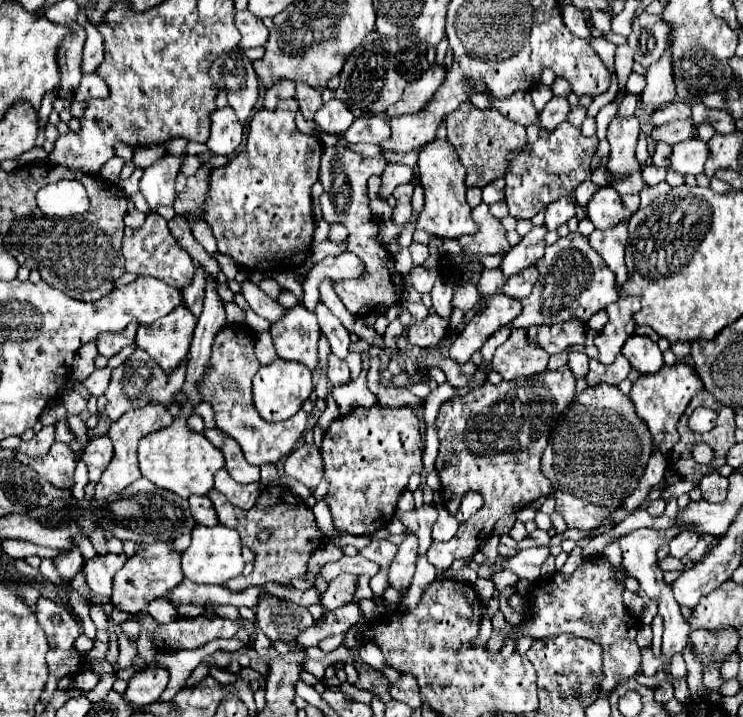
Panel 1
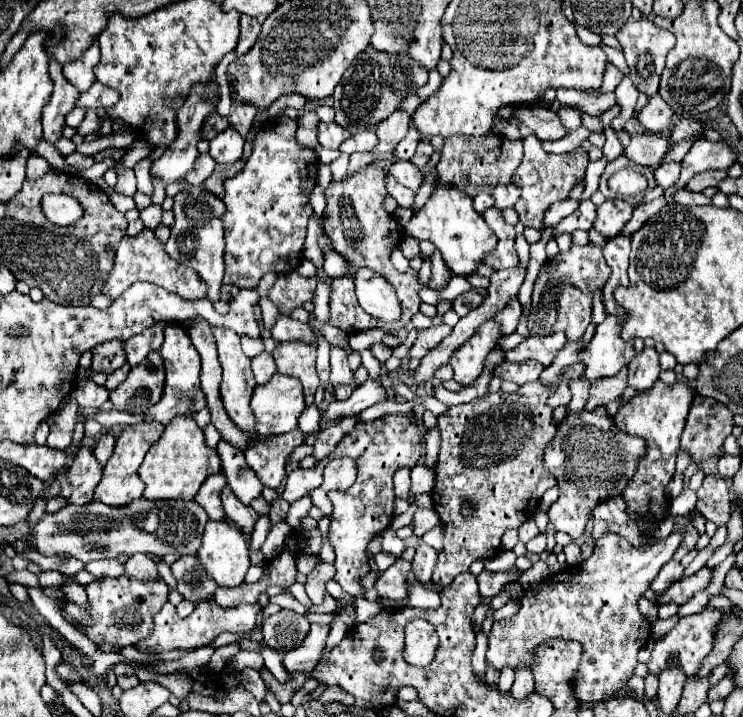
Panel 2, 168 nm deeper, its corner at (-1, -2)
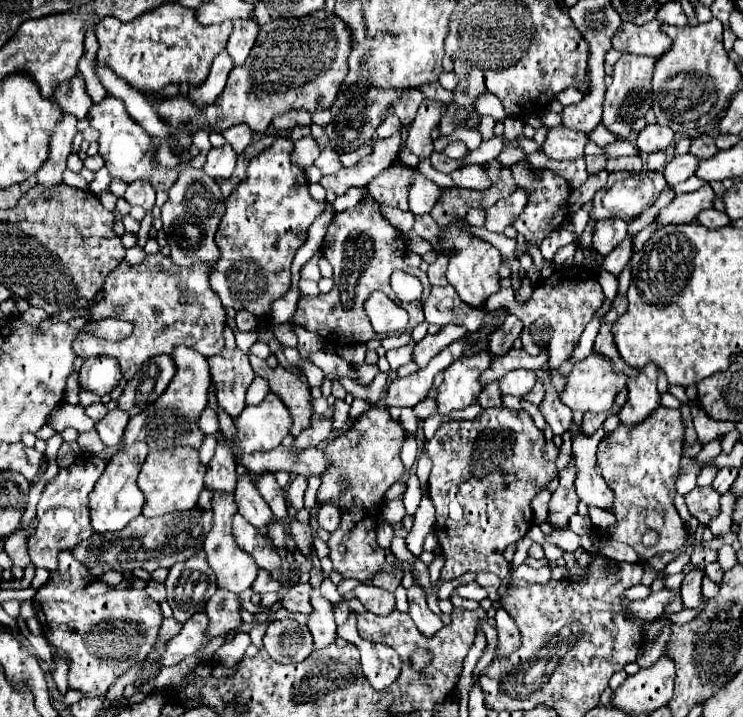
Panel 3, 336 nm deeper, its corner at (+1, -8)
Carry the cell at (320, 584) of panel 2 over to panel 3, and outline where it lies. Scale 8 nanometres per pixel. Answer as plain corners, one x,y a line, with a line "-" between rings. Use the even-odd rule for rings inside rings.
305,583
305,585
295,585
295,587
289,587
281,605
289,611
299,611
299,613
305,613
305,615
311,615
313,613
313,605
311,605
311,591
313,591
313,585

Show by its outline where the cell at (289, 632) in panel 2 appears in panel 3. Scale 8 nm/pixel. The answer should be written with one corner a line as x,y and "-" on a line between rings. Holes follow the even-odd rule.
289,621
269,623
265,637
265,651
277,663
297,663
311,655
311,633
303,625

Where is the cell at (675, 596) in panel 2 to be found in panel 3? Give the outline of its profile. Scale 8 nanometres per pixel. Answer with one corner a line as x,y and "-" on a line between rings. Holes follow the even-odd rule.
663,587
661,591
651,593
647,599
629,603
627,609
629,609
631,617
643,619
643,621
651,621
651,619
663,615
665,605
669,605
669,603
675,601
675,599
681,599
681,589
669,589
669,587

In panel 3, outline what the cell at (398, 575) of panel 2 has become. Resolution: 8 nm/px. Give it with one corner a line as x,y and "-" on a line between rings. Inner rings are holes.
357,585
355,587
355,595
375,615
387,615
387,613
391,613
391,609
395,609
395,595
393,595
393,591
387,591
383,587

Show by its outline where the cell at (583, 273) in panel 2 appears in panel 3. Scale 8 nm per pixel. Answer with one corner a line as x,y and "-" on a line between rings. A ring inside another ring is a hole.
579,267
571,271
555,271
549,279
543,281
543,285
535,285
531,297
525,303
519,305
507,303
507,311
511,311
523,321
521,333
523,349
531,355
547,351
549,353
547,367
555,371
573,355
573,349
577,347
585,325
593,319
595,311
603,305
603,301
605,297
599,281
595,281
595,273
589,271
587,267

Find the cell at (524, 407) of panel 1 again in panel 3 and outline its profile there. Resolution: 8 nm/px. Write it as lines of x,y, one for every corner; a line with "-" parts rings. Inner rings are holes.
487,407
471,421
441,425
425,451
433,459
429,499
437,509
435,535
447,557
439,585
467,571
489,571
505,579
509,563
501,555
507,545
523,539
533,525
533,497
557,477
555,461
545,461
547,439
525,411

